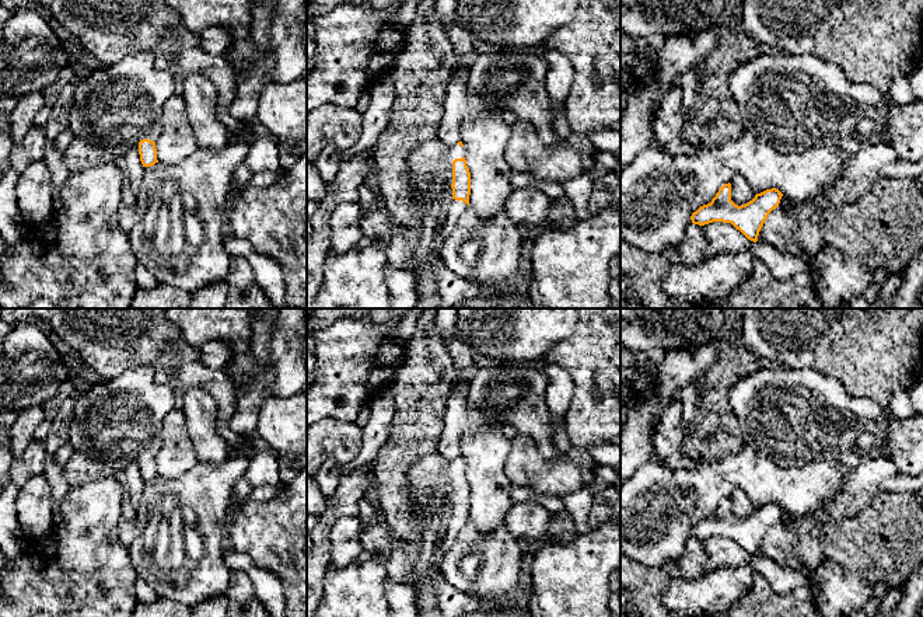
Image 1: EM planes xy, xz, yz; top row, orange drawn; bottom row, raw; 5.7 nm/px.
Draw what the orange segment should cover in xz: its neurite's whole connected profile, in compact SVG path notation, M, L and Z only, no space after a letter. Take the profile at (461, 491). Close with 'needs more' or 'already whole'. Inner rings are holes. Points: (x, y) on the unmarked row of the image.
M438 450L416 461L406 474L410 499L416 505L416 516L429 527L422 533L419 555L413 565L410 588L416 592L426 579L437 590L440 617L462 617L483 609L473 595L450 585L441 574L441 560L458 533L469 522L471 487L465 474L465 460L458 456L445 461ZM445 501L452 502L452 513L444 538L438 540L438 524Z; needs more

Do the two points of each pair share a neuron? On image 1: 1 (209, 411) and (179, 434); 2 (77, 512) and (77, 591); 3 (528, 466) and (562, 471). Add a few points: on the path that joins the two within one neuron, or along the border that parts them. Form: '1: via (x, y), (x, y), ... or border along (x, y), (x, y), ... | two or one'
1: border along (181, 410), (198, 459) | two
2: via (77, 532), (77, 571) | one
3: via (537, 471), (553, 471) | one

